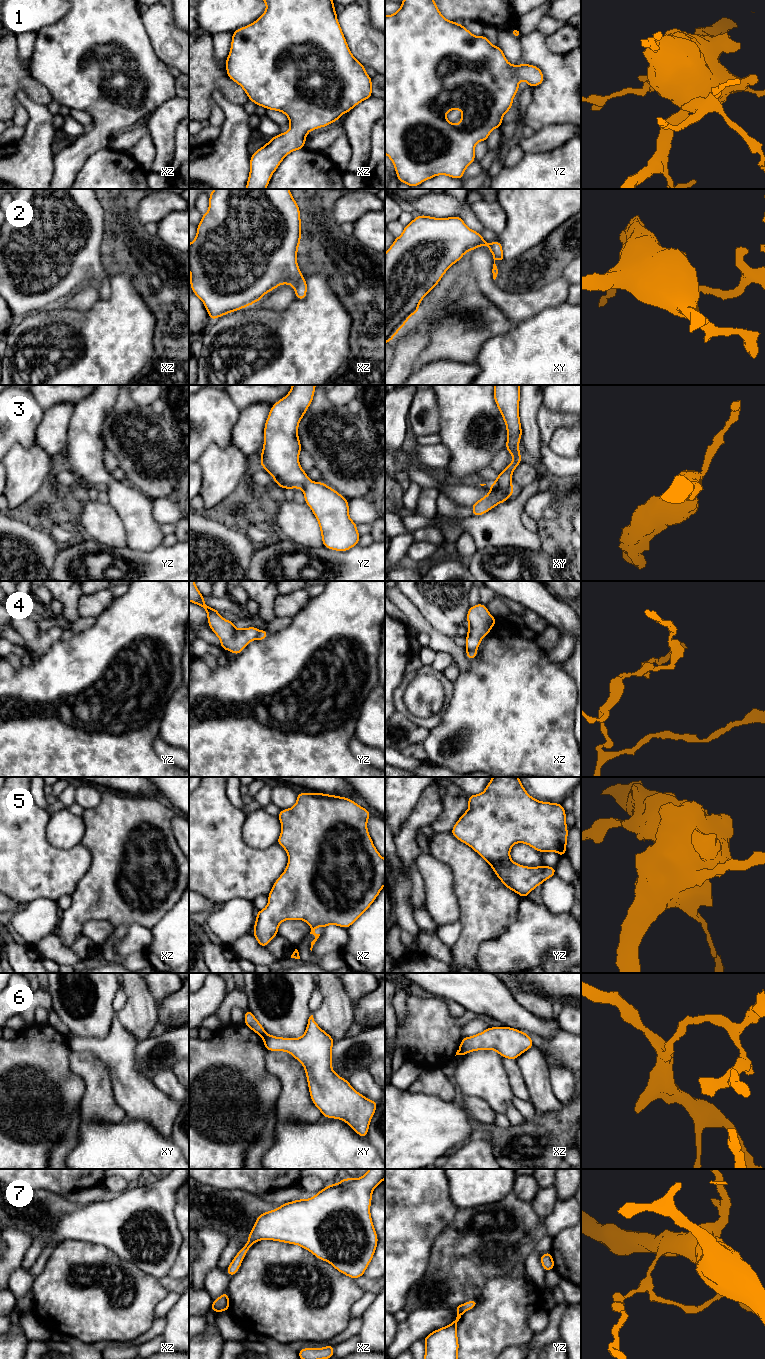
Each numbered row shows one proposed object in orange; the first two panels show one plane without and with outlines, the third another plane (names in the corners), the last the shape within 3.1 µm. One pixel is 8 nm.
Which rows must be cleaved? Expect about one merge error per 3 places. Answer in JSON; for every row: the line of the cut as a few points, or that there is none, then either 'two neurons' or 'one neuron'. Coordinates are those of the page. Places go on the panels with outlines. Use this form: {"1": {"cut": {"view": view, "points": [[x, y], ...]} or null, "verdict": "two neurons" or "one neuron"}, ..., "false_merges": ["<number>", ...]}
{"1": {"cut": null, "verdict": "one neuron"}, "2": {"cut": null, "verdict": "one neuron"}, "3": {"cut": null, "verdict": "one neuron"}, "4": {"cut": {"view": "xz", "points": [[466, 649], [475, 650]]}, "verdict": "two neurons"}, "5": {"cut": null, "verdict": "one neuron"}, "6": {"cut": {"view": "xy", "points": [[265, 1033], [262, 1038]]}, "verdict": "two neurons"}, "7": {"cut": null, "verdict": "one neuron"}, "false_merges": ["4", "6"]}

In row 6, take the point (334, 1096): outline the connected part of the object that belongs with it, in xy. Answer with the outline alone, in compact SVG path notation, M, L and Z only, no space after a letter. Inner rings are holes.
M311 1015L302 1037L284 1038L265 1033L263 1043L268 1051L284 1051L299 1061L305 1070L310 1098L321 1111L322 1117L343 1120L360 1137L366 1138L371 1119L378 1103L357 1092L348 1080L340 1077L332 1068L332 1046L334 1039L321 1029Z

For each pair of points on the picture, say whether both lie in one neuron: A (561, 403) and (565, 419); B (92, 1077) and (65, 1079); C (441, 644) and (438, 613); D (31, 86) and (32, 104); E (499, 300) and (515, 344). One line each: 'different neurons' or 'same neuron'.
A: different neurons
B: different neurons
C: different neurons
D: different neurons
E: different neurons

